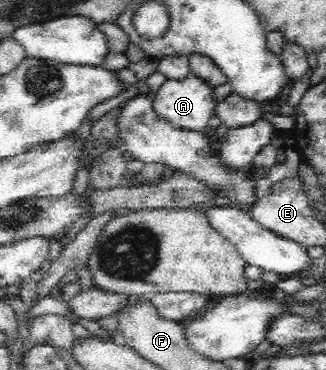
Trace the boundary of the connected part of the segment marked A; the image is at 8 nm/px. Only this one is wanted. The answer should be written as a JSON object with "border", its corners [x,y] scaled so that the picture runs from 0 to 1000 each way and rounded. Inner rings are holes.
{"border":[[[592,197],[561,214],[515,214],[482,246],[469,268],[472,297],[488,316],[509,322],[534,346],[617,357],[641,319],[660,308],[656,295],[672,276],[656,268],[653,238],[635,219]]]}

